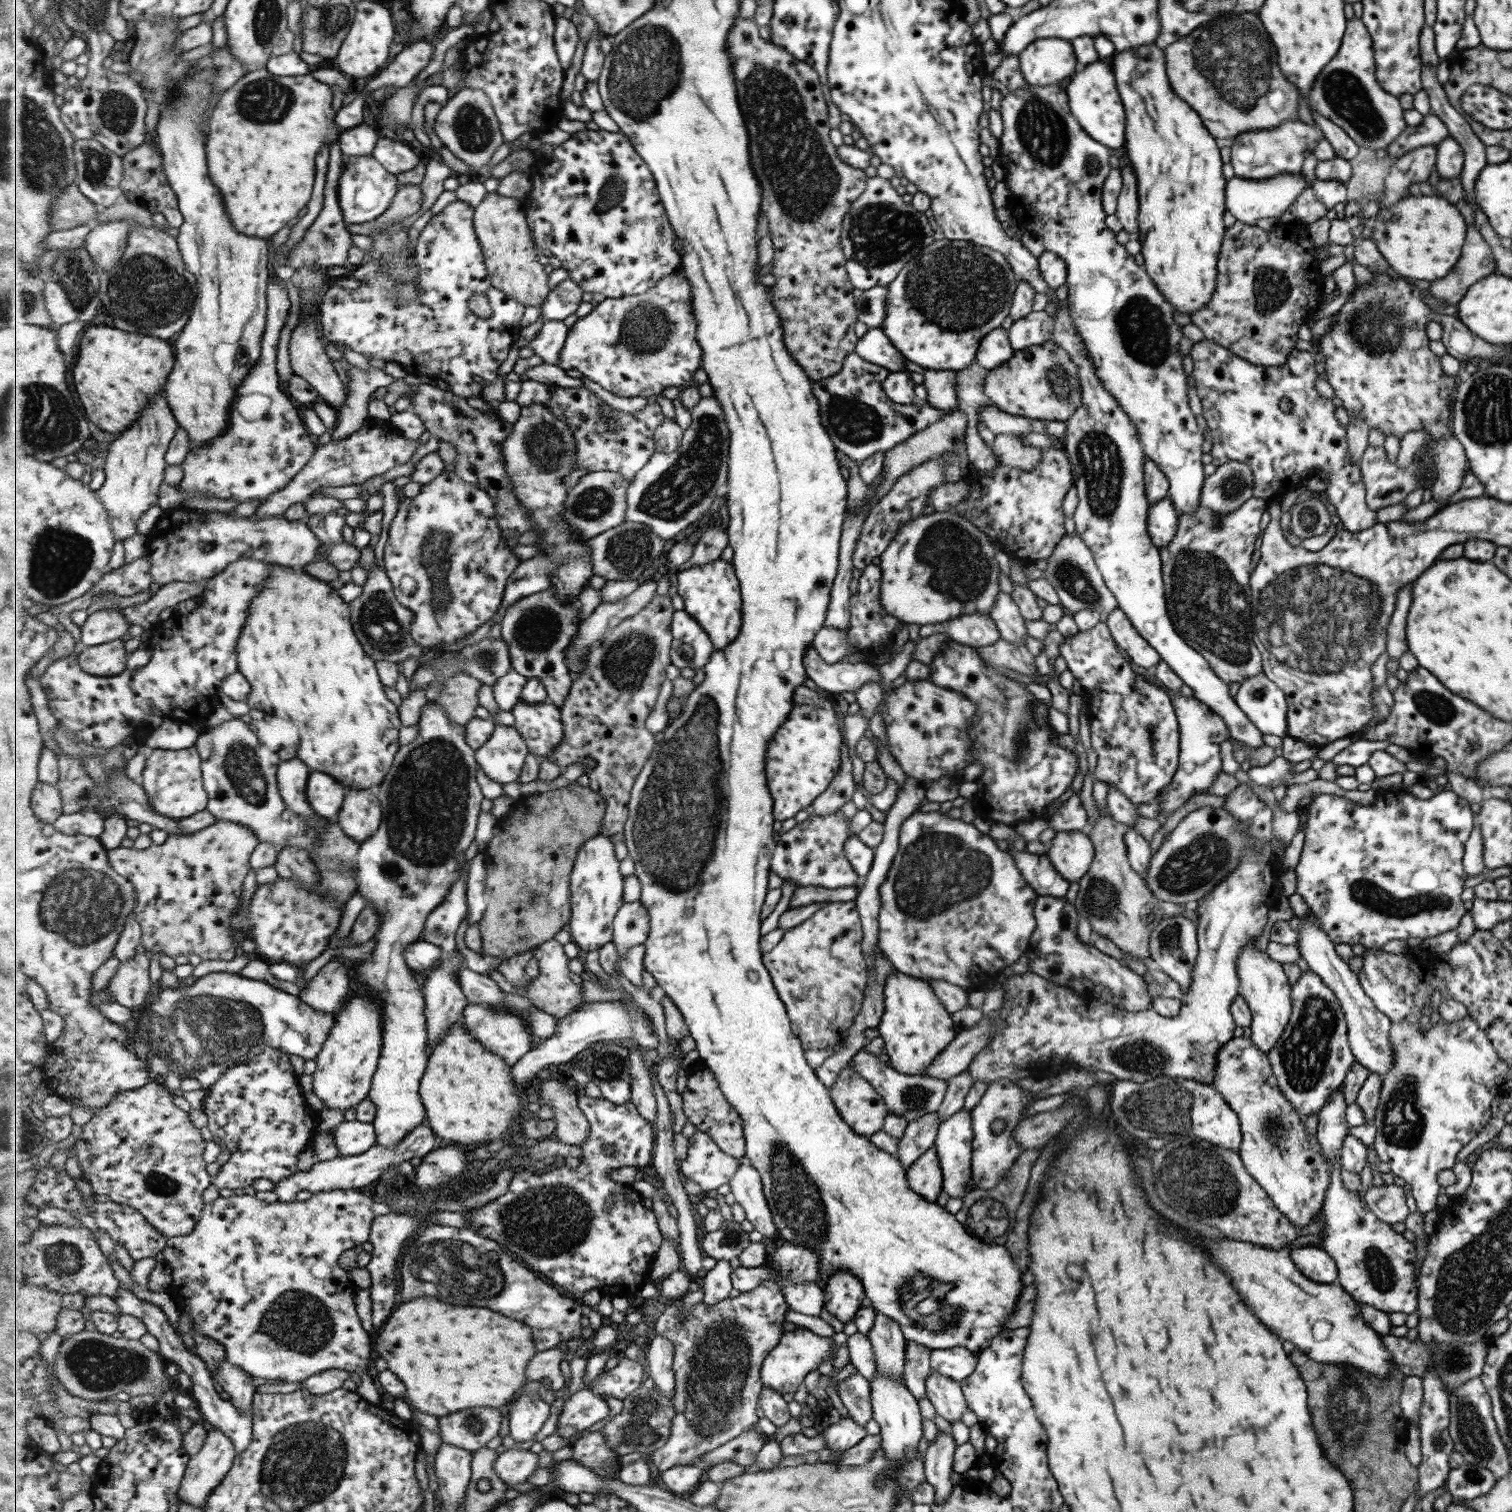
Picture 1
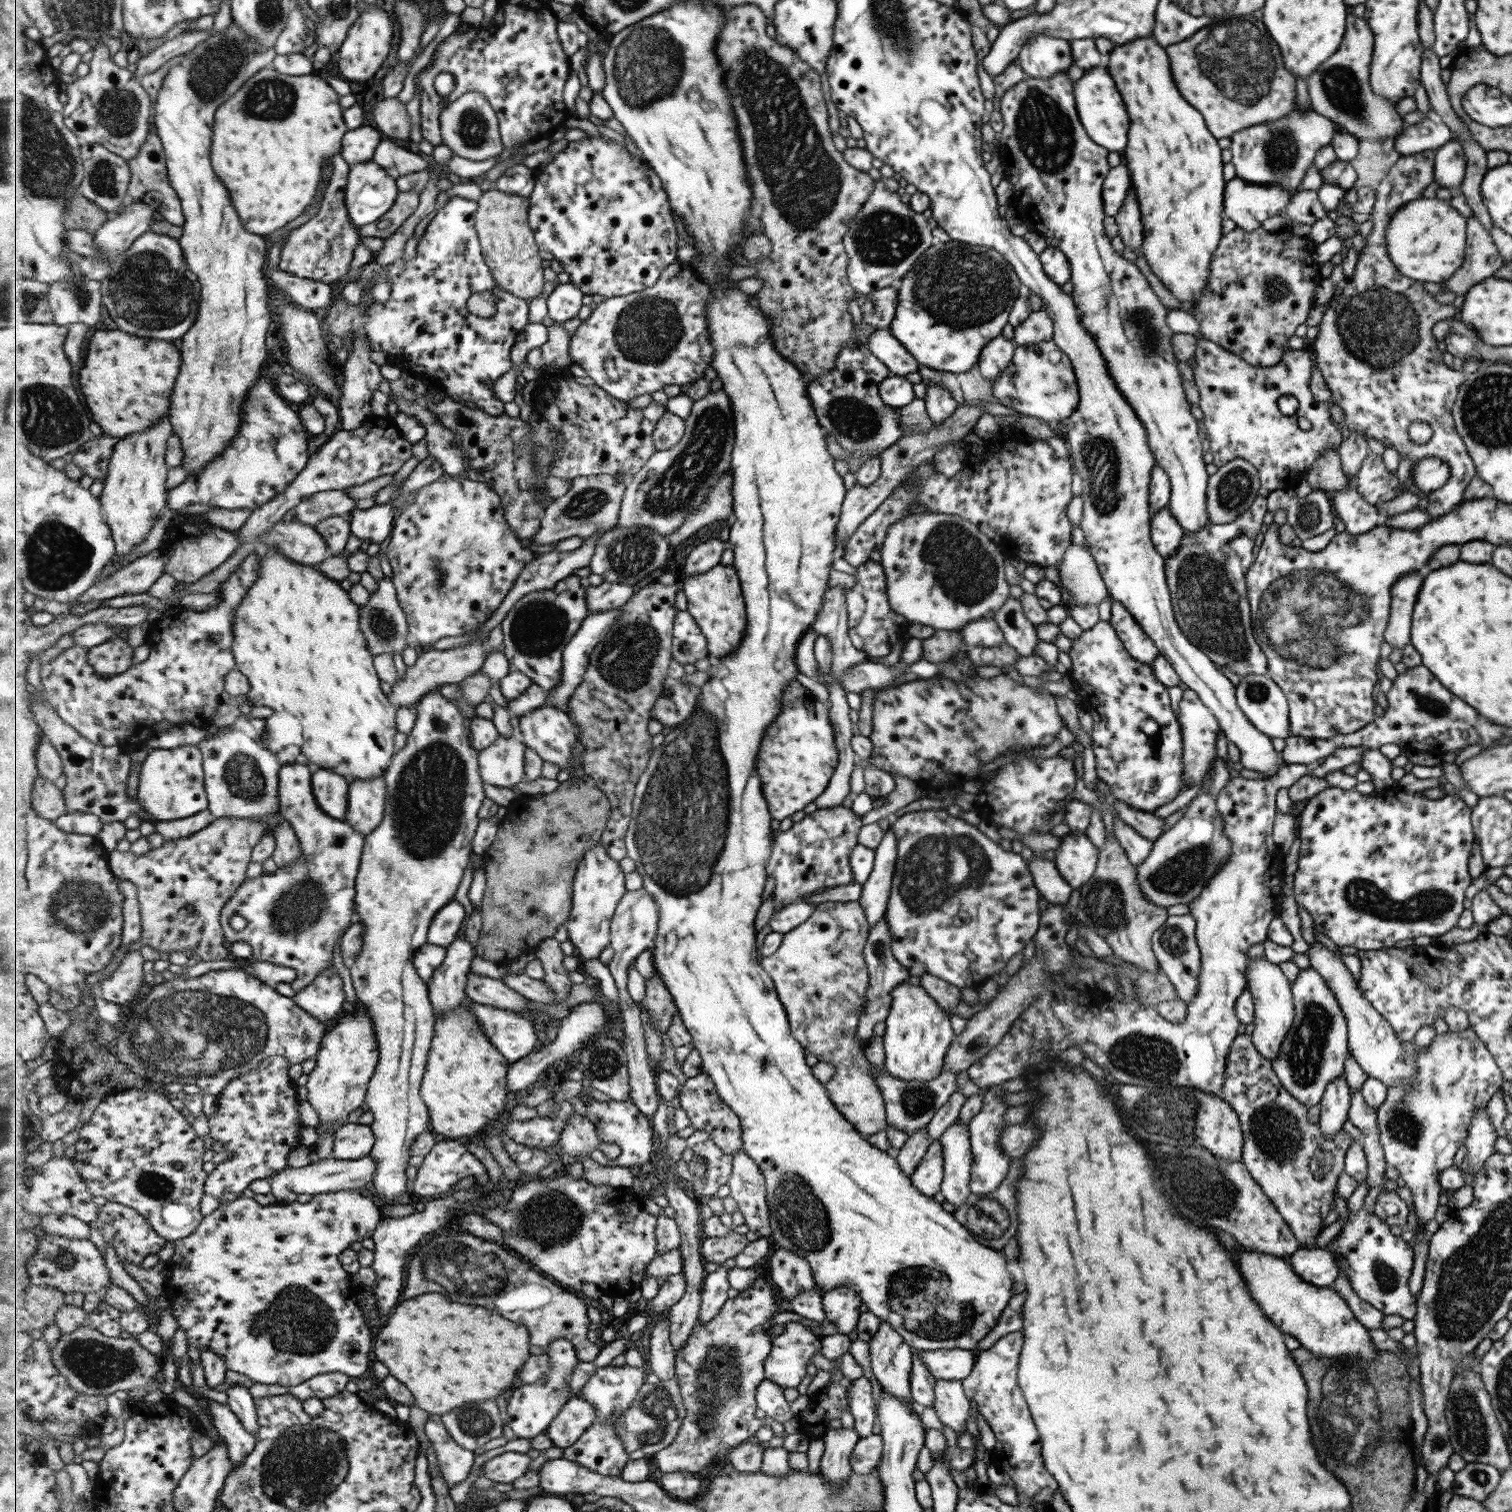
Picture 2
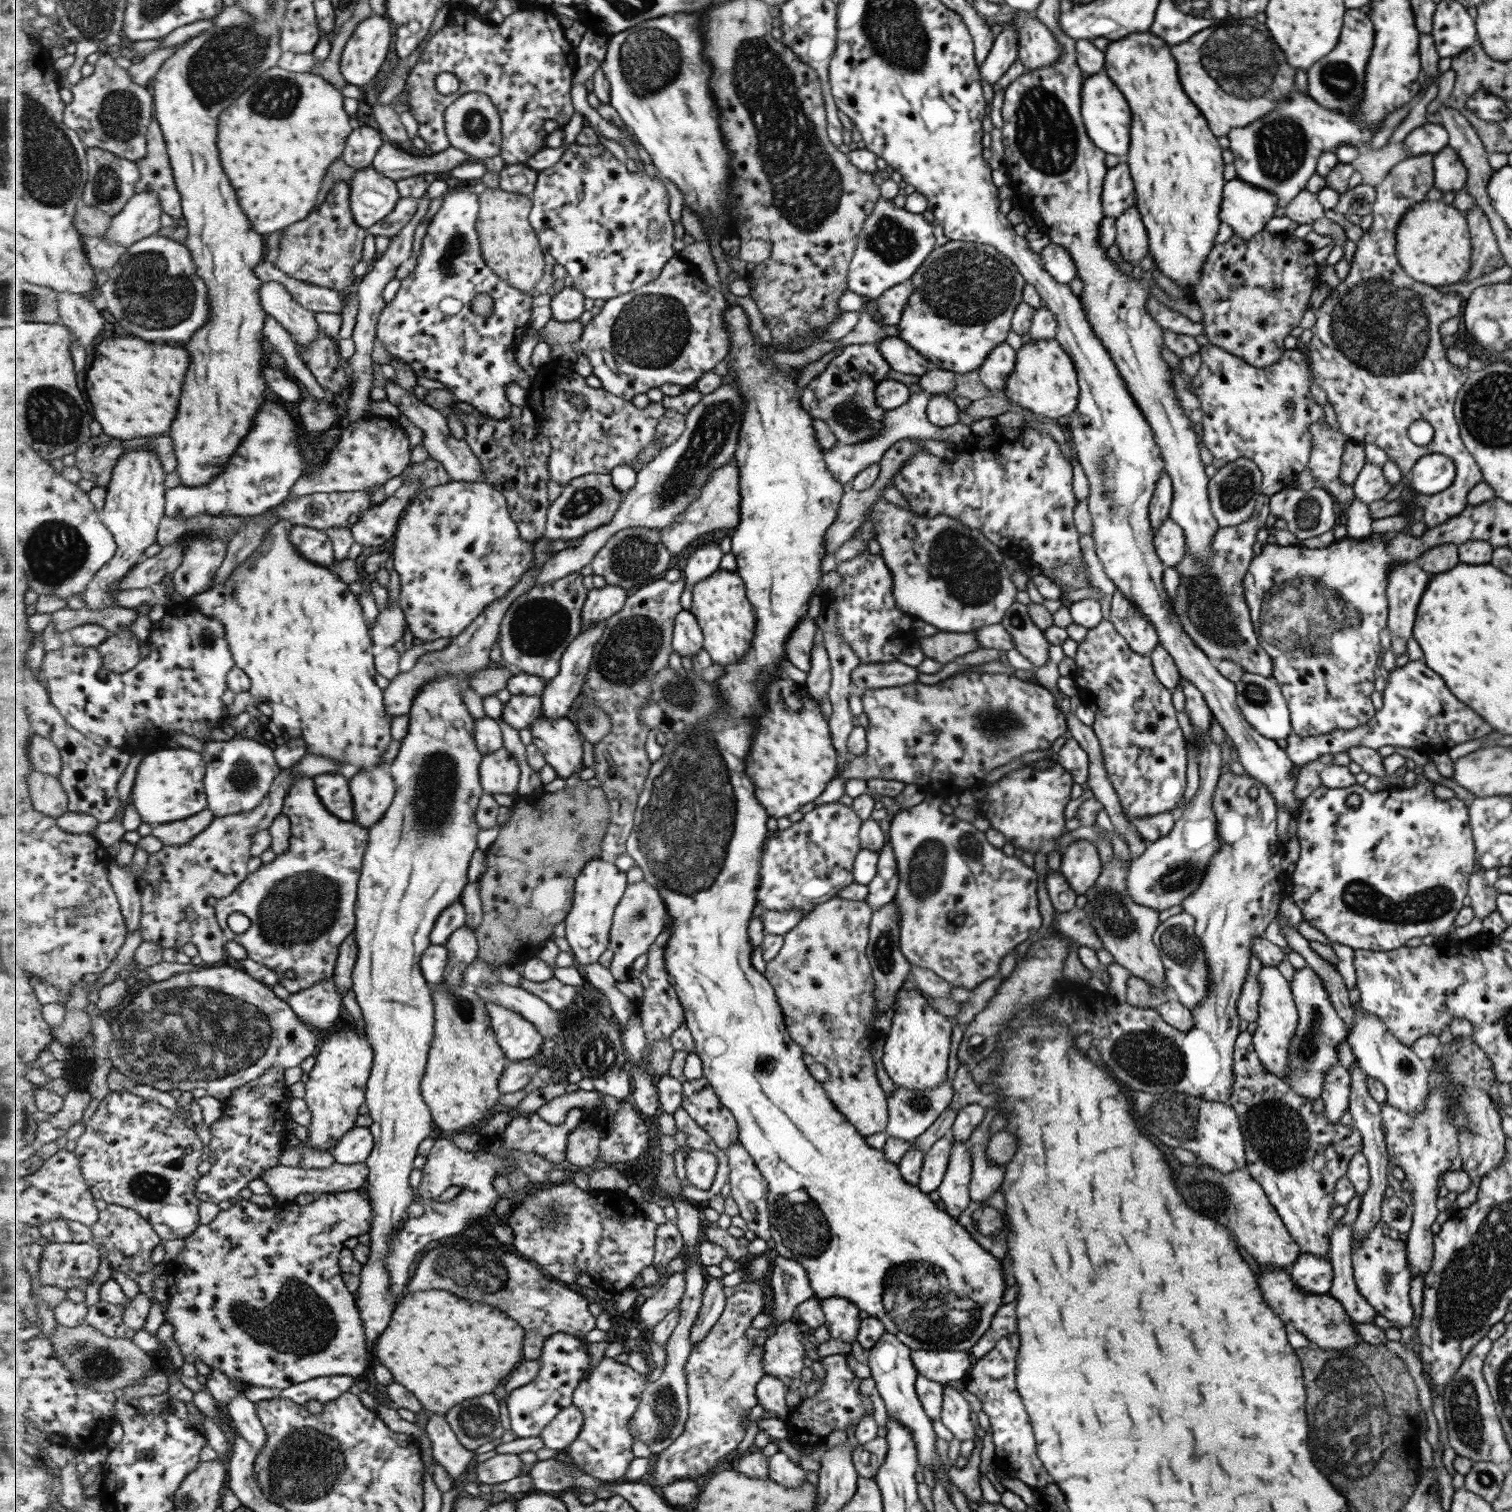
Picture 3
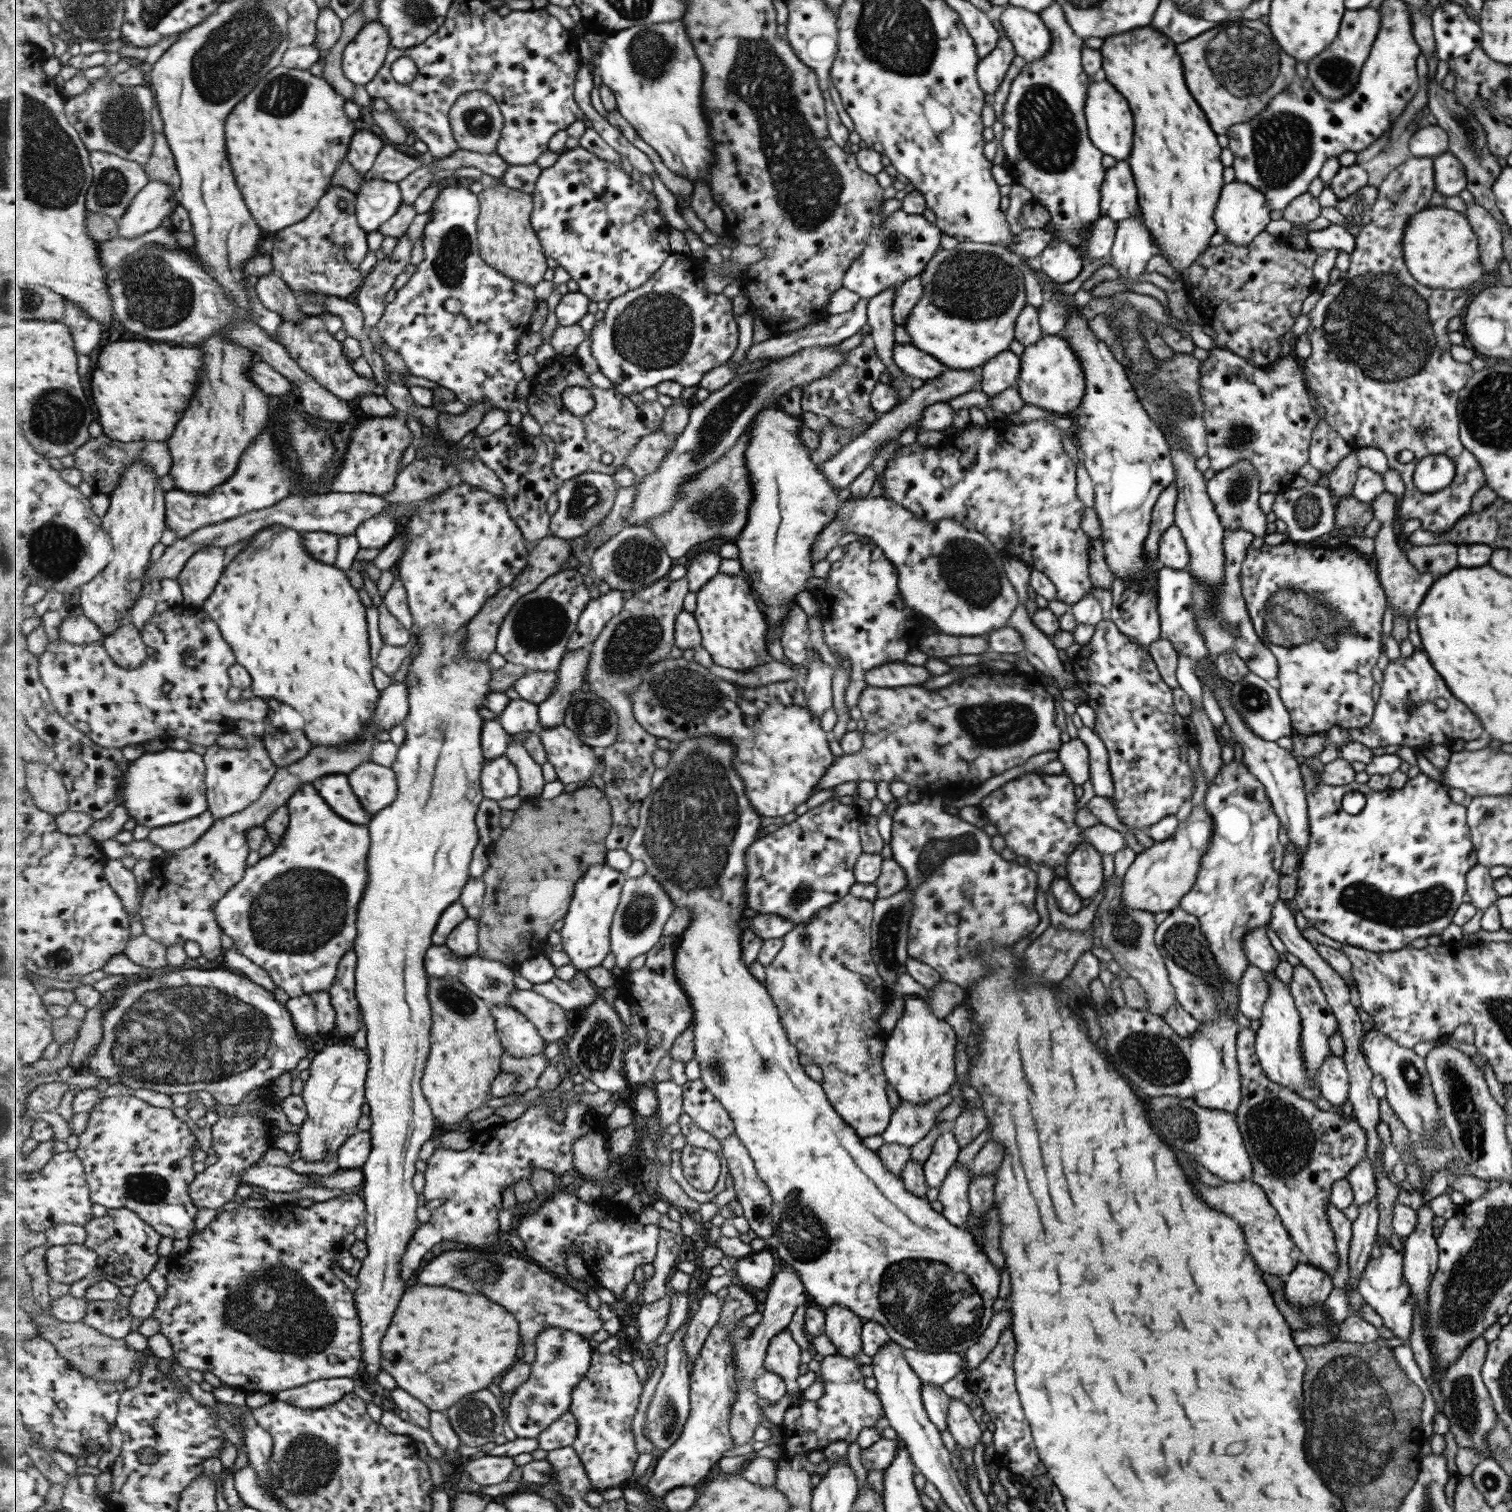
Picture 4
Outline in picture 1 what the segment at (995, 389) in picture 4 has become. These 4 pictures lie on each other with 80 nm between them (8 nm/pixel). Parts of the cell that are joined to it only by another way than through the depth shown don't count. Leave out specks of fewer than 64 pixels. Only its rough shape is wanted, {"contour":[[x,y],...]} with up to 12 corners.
{"contour":[[999,326],[981,337],[974,360],[985,372],[1013,351]]}

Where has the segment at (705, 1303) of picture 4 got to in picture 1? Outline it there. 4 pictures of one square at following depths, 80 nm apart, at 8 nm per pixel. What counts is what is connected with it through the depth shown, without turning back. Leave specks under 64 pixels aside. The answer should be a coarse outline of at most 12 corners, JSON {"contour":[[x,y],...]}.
{"contour":[[729,1260],[717,1261],[699,1285],[710,1307],[733,1290]]}

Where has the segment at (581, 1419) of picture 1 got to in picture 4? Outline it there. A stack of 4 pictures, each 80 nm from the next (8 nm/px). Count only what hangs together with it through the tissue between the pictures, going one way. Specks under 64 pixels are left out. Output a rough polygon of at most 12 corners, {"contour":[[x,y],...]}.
{"contour":[[570,1410],[538,1436],[551,1452],[576,1441],[579,1421]]}

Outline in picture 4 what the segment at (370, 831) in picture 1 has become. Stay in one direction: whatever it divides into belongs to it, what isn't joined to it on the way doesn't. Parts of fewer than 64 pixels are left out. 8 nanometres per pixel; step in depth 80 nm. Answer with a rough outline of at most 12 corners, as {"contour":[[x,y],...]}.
{"contour":[[369,760],[348,778],[373,817],[398,797],[391,767]]}

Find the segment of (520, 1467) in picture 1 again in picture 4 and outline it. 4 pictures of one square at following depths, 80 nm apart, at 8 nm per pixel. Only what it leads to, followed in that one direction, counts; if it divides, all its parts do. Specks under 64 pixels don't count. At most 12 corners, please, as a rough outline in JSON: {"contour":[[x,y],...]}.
{"contour":[[477,1455],[463,1462],[472,1482],[489,1486],[509,1480],[512,1457]]}

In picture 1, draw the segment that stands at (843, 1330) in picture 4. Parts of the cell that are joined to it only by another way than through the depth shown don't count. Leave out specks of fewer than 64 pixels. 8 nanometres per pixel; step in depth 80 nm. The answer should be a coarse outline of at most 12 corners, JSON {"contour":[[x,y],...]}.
{"contour":[[837,1271],[823,1281],[825,1310],[853,1322],[866,1297],[859,1279]]}

